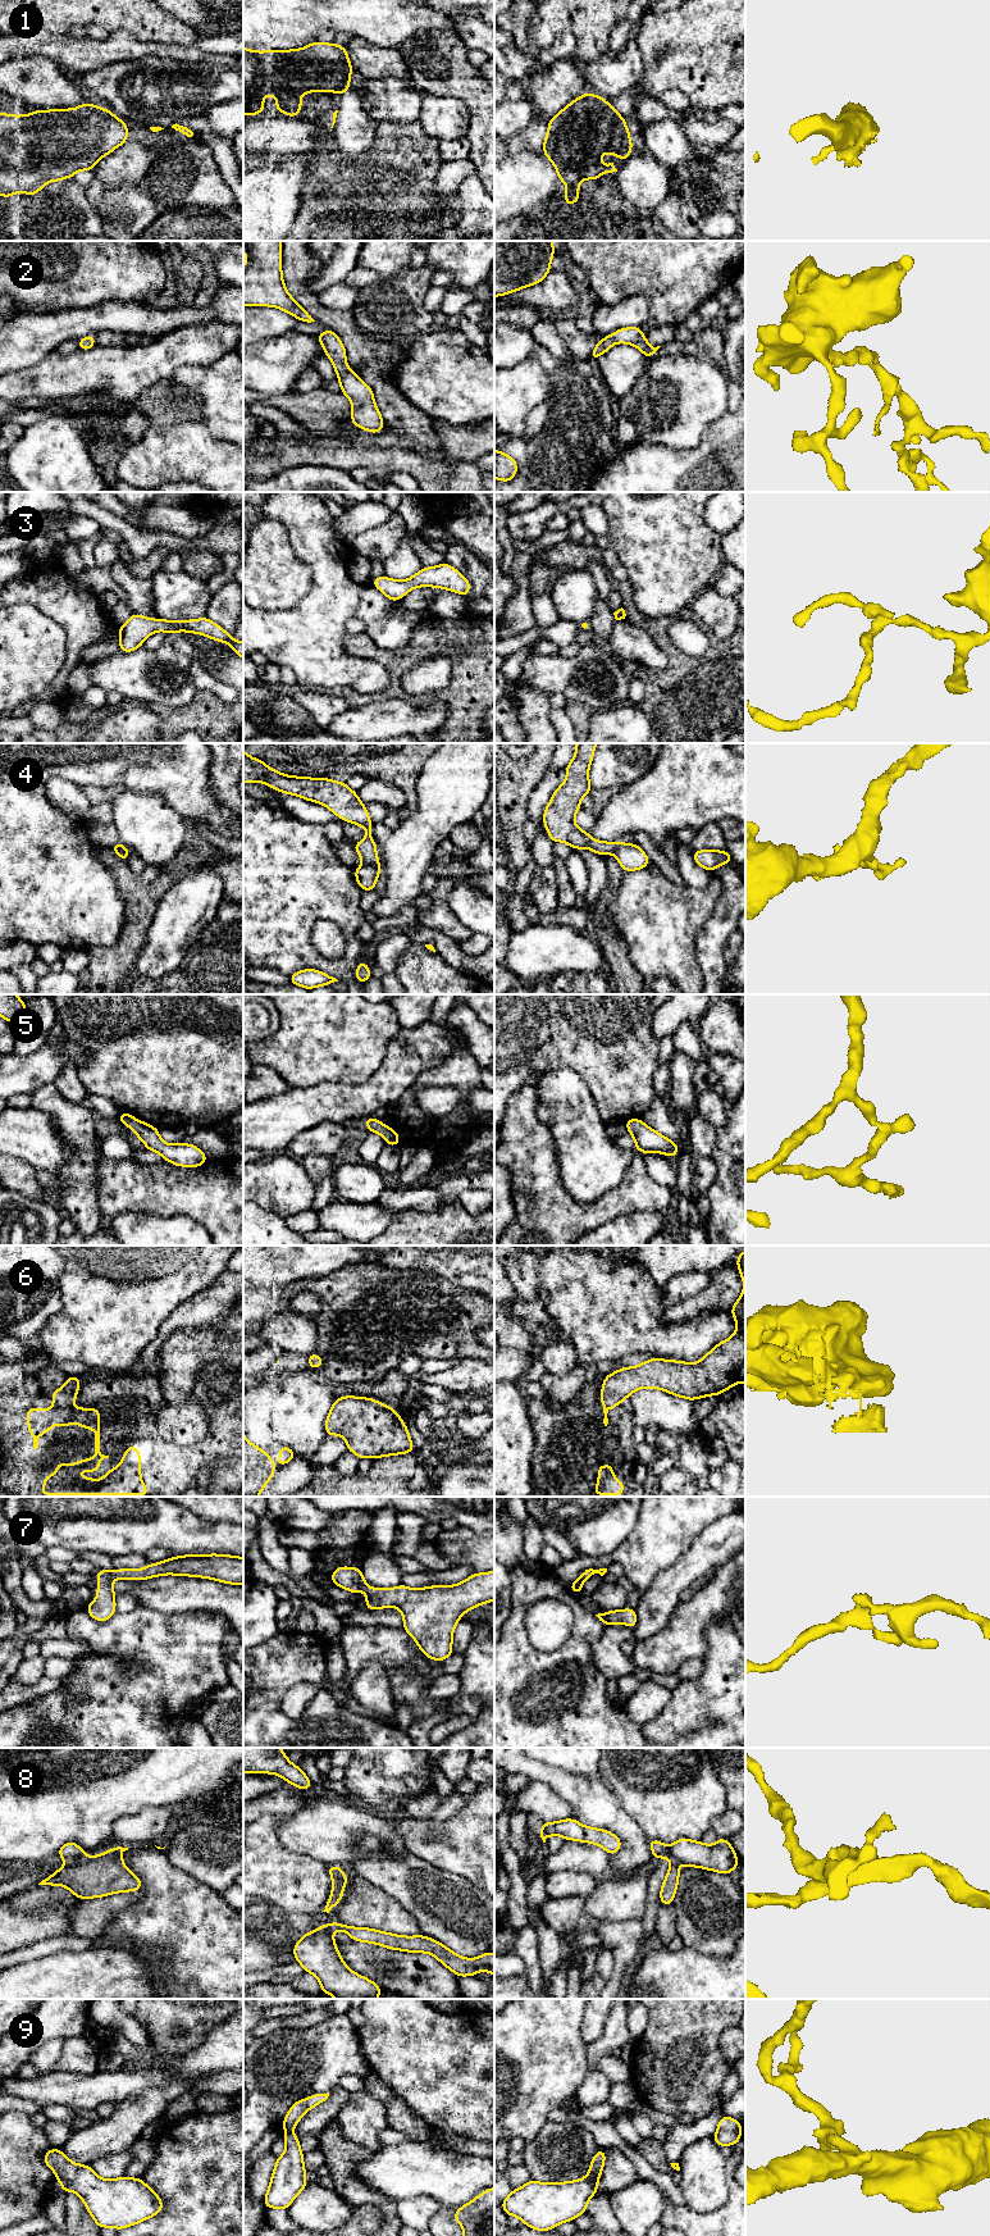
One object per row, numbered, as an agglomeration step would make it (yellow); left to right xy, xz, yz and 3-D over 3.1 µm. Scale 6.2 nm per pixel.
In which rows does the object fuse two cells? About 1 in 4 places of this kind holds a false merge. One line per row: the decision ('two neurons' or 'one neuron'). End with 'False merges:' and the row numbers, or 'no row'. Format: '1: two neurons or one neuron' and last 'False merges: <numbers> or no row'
1: one neuron
2: one neuron
3: one neuron
4: one neuron
5: one neuron
6: two neurons
7: one neuron
8: two neurons
9: one neuron
False merges: 6, 8

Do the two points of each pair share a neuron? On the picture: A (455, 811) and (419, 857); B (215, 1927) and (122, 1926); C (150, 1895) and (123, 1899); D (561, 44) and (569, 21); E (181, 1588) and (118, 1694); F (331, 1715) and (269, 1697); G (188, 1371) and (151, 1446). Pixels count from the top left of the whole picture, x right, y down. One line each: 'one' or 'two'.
A: one
B: one
C: two
D: two
E: two
F: one
G: two

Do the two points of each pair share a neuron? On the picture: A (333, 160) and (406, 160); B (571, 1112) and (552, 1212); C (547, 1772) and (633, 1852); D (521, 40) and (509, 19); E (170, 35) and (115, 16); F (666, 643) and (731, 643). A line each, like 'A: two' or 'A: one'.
A: one
B: two
C: one
D: one
E: one
F: one

